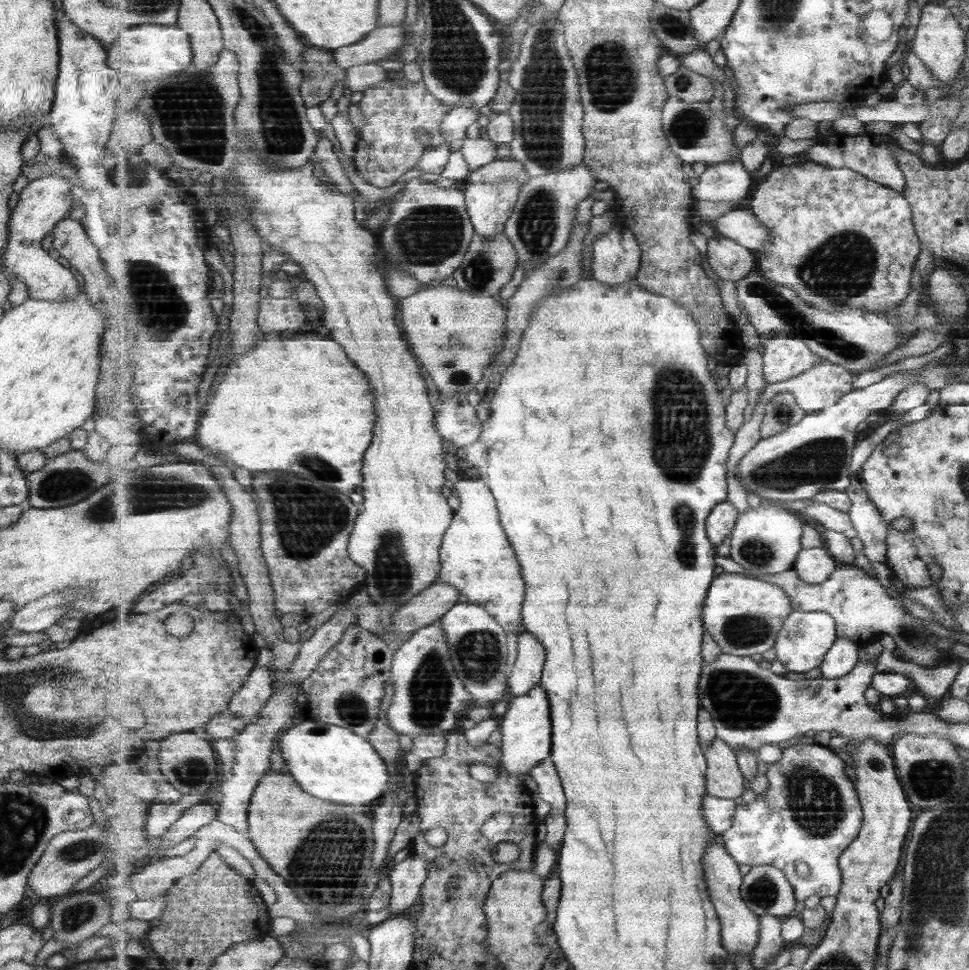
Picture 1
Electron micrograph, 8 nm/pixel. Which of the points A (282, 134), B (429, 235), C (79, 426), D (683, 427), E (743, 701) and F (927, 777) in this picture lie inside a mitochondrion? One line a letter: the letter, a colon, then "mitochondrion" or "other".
A: mitochondrion
B: mitochondrion
C: other
D: mitochondrion
E: mitochondrion
F: mitochondrion

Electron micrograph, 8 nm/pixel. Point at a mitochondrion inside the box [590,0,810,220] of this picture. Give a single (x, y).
(689, 127)

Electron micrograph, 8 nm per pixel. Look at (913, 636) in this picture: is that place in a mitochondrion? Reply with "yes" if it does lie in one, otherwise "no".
yes

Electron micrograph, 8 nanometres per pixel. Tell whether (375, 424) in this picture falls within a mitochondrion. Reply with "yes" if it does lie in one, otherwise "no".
no

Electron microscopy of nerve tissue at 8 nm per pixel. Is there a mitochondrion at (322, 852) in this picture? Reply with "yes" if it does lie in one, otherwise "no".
yes

